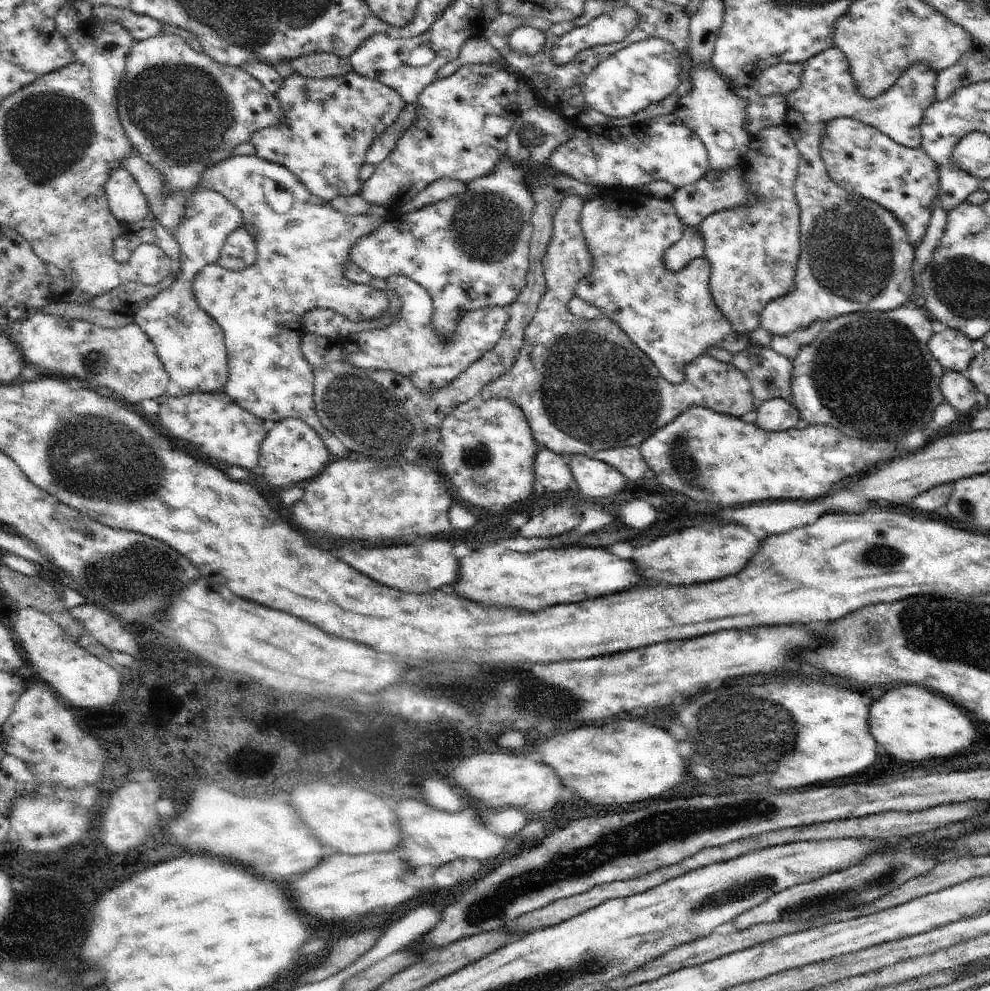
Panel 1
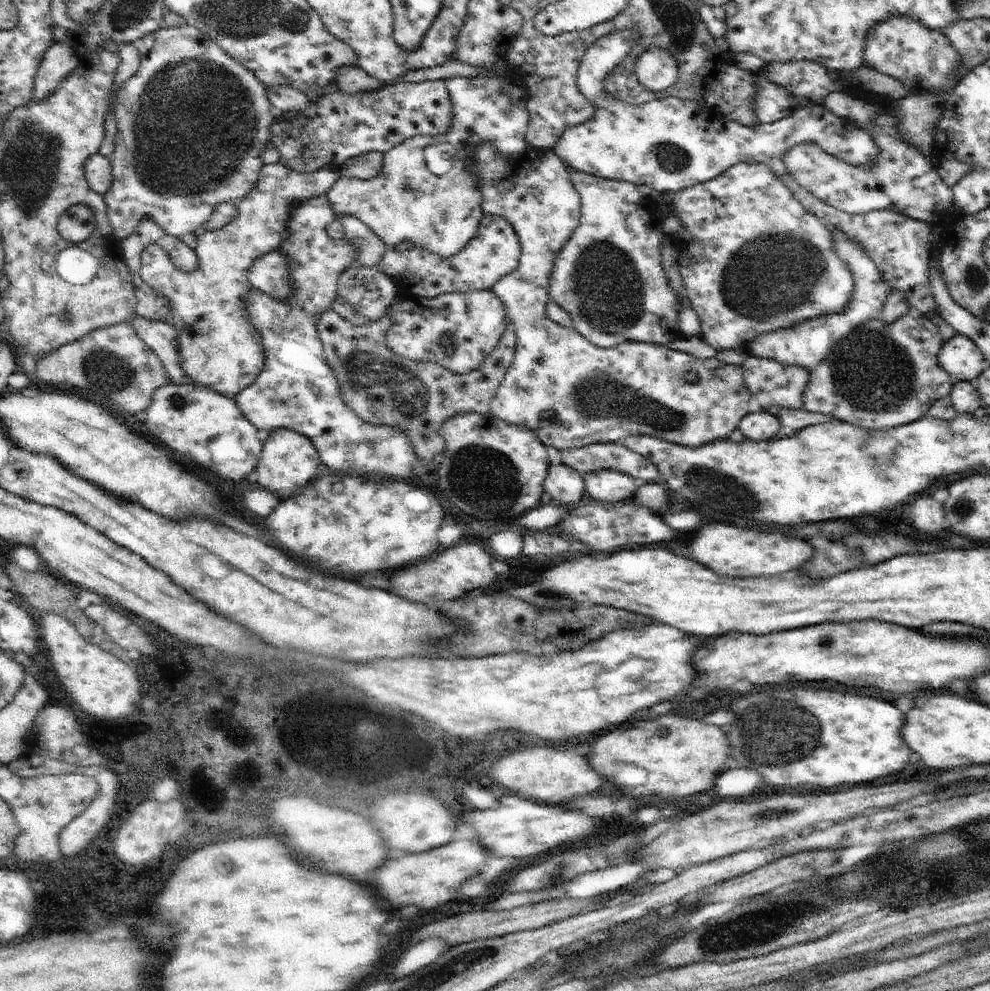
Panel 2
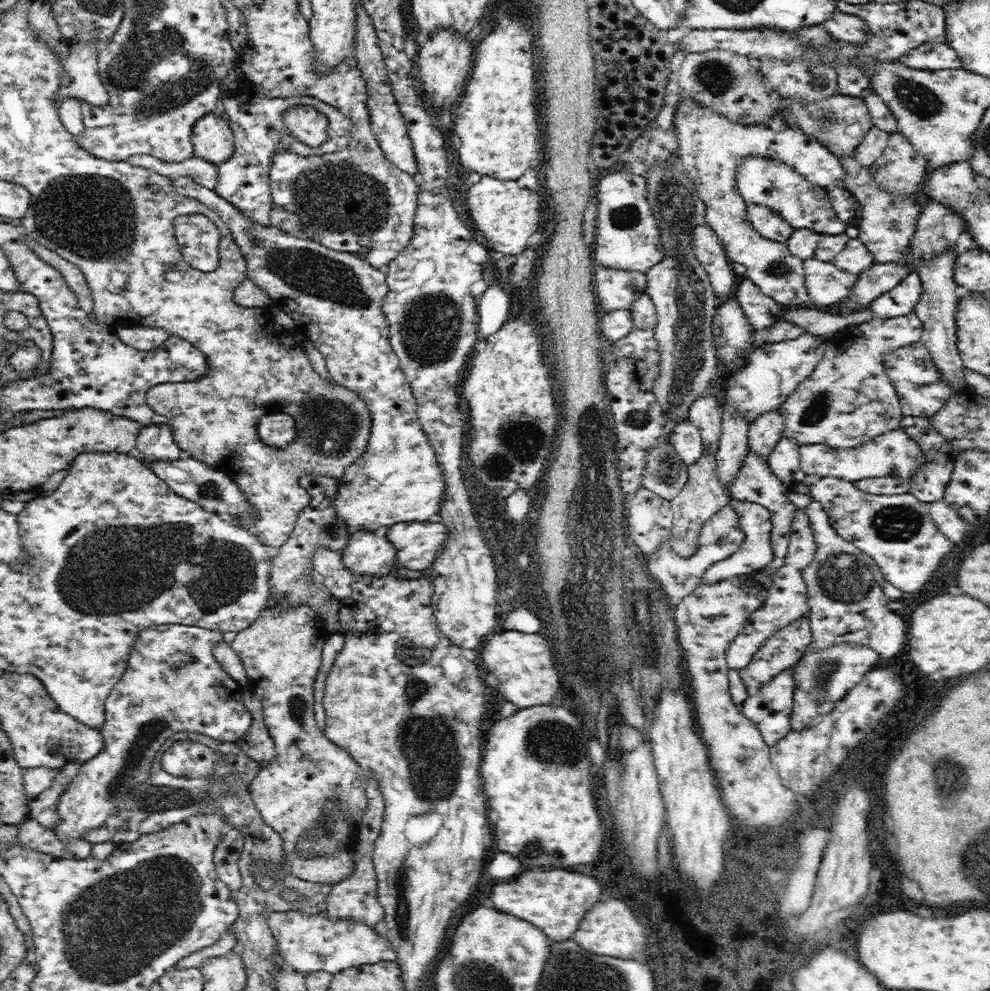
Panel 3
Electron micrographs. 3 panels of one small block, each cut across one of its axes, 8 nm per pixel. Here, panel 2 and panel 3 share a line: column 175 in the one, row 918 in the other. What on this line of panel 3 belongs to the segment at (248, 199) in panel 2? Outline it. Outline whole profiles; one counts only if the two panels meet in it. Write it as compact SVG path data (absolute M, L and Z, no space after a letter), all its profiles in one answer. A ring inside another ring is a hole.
M272 912L268 916L268 932L278 940L278 954L284 958L286 968L294 972L330 972L338 974L354 966L376 964L384 960L384 952L392 948L390 940L380 936L374 928L362 922L350 920L330 920L328 912L324 914L304 914L304 912Z

